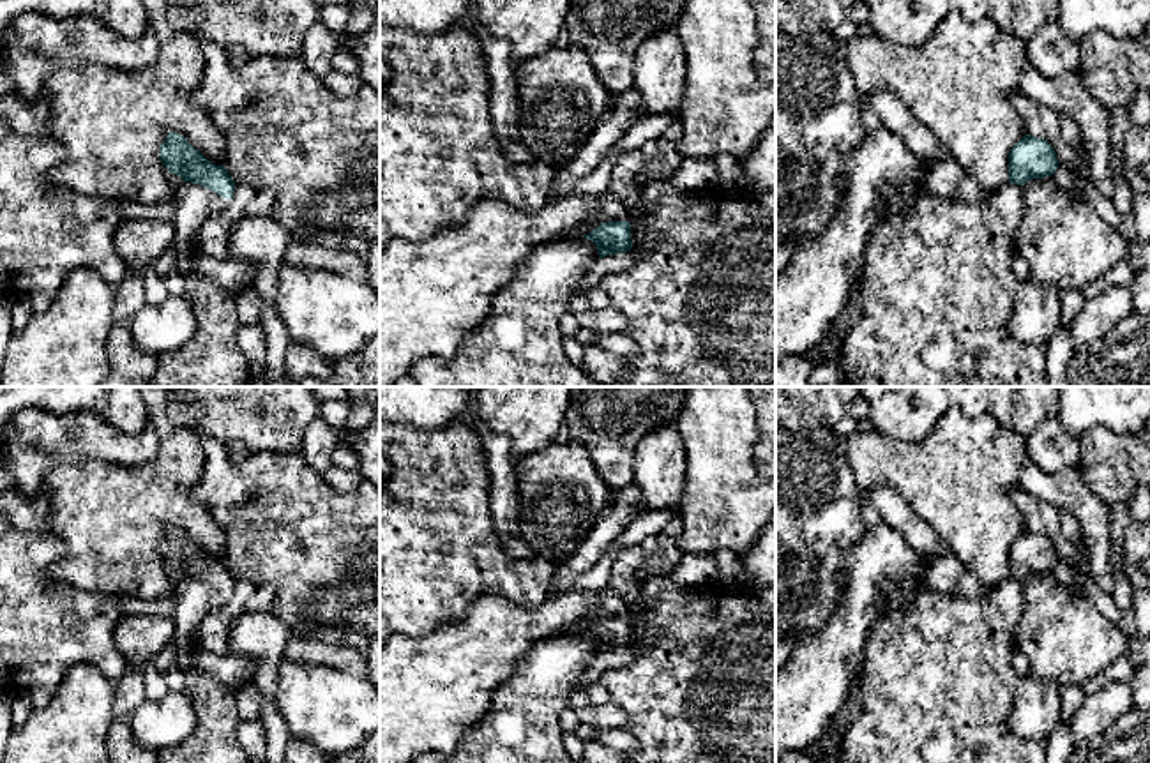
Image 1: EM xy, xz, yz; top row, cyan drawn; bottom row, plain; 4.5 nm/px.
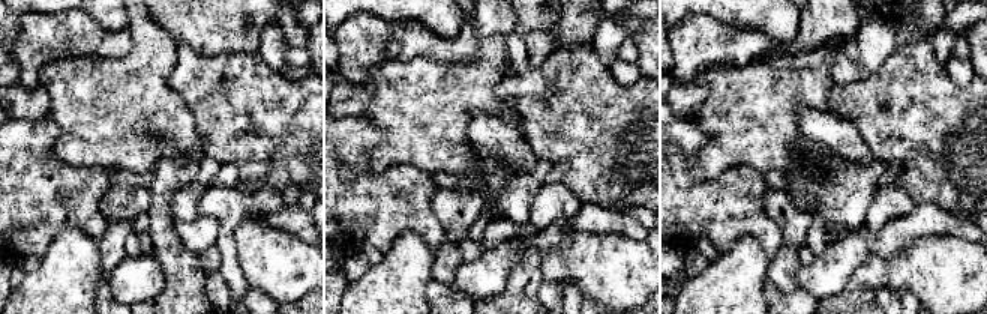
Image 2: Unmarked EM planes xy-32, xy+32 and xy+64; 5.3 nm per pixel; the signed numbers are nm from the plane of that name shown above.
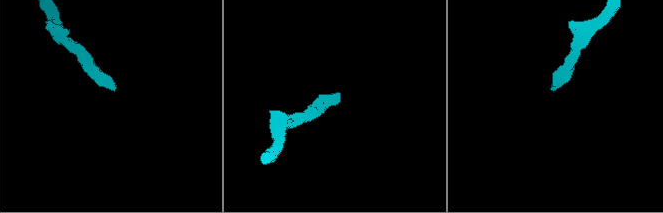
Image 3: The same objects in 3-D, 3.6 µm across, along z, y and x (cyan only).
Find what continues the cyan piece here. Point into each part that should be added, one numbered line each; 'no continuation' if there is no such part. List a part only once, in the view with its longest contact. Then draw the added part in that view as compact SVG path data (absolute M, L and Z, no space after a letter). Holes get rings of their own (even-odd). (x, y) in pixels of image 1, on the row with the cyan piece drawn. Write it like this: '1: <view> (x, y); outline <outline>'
1: xy (212, 357); outline M184 182L173 205L177 272L184 277L184 295L194 306L196 334L178 350L157 355L157 371L147 387L249 387L254 376L238 346L242 327L235 295L208 276L191 270L198 254L194 237L201 223L224 208L230 200L200 185Z

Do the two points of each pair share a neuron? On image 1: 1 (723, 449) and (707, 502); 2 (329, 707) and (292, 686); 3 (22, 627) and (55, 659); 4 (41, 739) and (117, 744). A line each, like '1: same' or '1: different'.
1: same
2: same
3: same
4: different

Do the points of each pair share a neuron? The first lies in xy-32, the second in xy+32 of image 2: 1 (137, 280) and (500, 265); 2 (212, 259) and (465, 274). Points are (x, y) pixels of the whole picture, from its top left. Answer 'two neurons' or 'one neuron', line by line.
1: one neuron
2: two neurons

